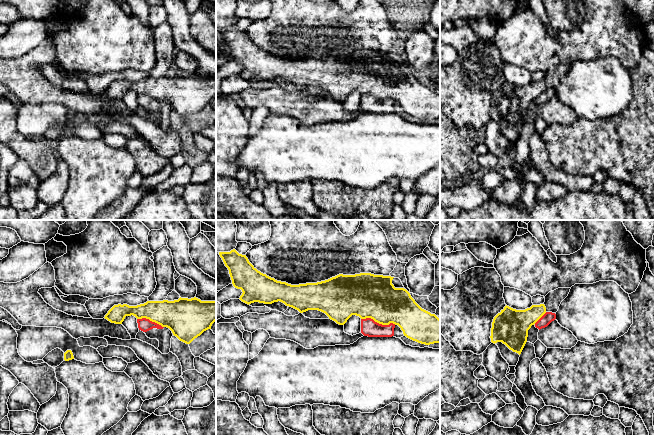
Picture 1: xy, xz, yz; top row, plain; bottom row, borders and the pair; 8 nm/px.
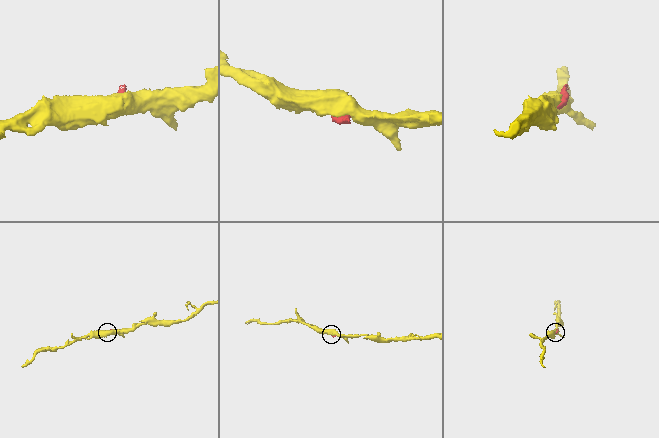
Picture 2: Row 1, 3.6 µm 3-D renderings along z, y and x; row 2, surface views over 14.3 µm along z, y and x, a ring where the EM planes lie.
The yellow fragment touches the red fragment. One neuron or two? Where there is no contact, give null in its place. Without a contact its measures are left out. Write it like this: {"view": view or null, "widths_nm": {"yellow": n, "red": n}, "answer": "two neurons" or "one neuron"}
{"view": "xz", "widths_nm": {"yellow": 360, "red": 140}, "answer": "two neurons"}

